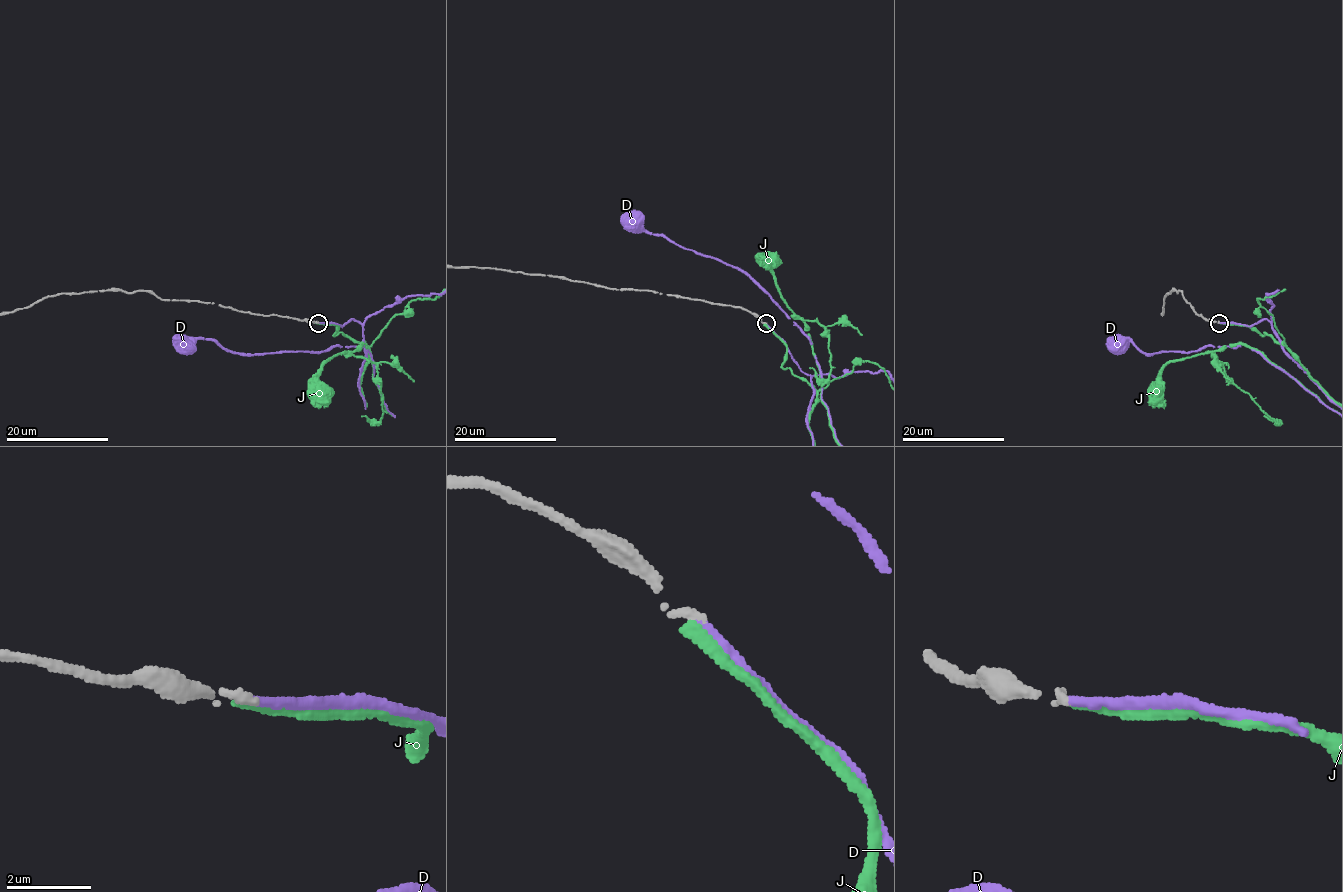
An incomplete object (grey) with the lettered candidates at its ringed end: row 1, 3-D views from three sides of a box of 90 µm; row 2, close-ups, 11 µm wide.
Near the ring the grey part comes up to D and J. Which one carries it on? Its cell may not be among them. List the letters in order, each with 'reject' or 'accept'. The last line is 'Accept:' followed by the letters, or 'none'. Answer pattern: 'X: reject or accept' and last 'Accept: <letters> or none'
D: accept
J: reject
Accept: D

